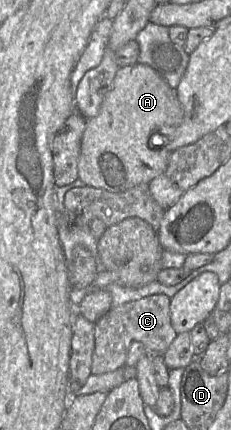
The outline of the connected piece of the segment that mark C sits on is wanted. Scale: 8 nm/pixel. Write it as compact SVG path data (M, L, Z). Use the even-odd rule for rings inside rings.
M163 294L148 296L111 308L95 323L95 347L91 374L100 375L126 366L132 342L141 342L148 354L164 354L177 336L170 319L170 298Z

